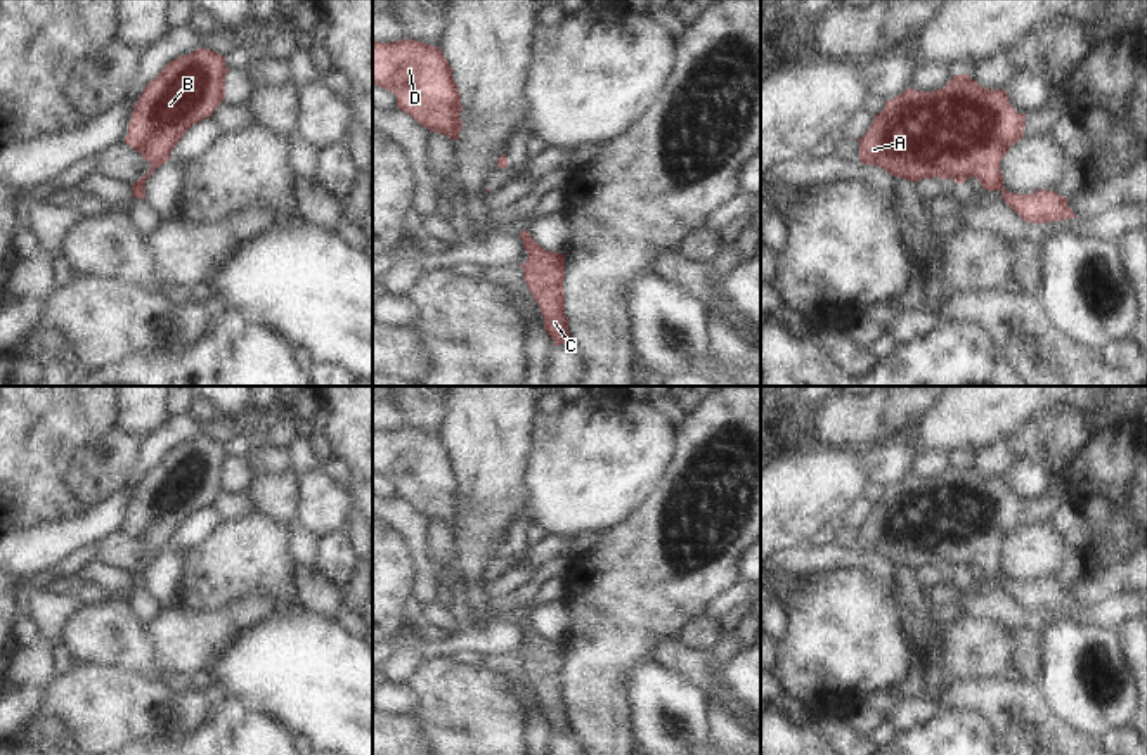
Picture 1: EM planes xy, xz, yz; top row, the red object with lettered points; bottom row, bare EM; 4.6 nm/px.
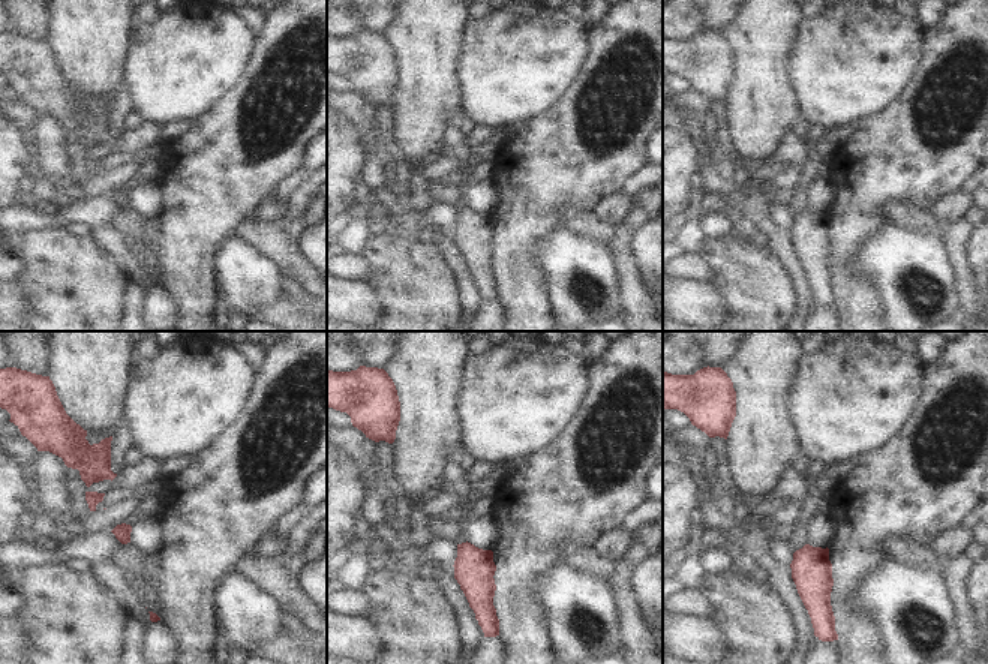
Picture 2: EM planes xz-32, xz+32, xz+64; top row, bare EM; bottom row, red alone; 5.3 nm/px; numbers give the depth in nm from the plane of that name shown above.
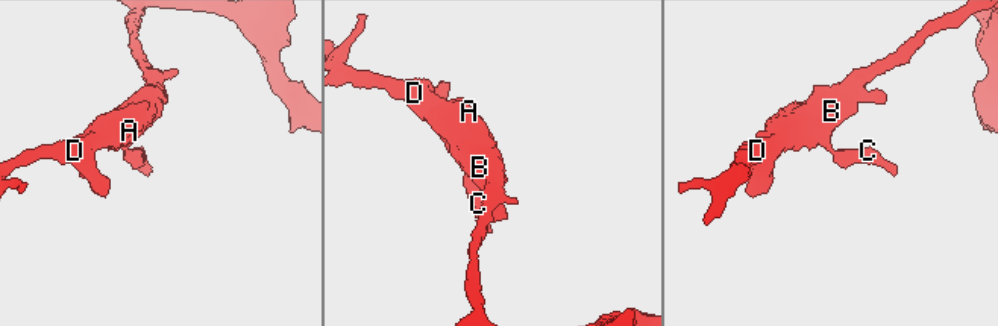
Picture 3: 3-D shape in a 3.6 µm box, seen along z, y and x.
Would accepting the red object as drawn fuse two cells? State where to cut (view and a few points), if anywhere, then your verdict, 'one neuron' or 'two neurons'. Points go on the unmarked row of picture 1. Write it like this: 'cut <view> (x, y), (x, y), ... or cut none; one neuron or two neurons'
cut none; one neuron

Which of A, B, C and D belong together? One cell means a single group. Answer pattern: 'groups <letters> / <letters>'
groups A B C D

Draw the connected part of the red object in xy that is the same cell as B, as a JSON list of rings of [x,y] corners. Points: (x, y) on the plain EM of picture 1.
[[[199,435],[168,450],[139,485],[125,532],[149,549],[149,559],[132,573],[133,585],[146,589],[146,566],[170,547],[184,521],[211,506],[225,488],[225,447]]]

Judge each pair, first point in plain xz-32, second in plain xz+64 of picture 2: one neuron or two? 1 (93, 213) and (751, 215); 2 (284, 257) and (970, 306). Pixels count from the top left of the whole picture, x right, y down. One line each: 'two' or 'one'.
1: two
2: two

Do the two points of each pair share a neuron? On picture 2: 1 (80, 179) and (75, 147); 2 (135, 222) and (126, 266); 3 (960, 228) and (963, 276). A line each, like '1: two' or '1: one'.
1: one
2: two
3: one

